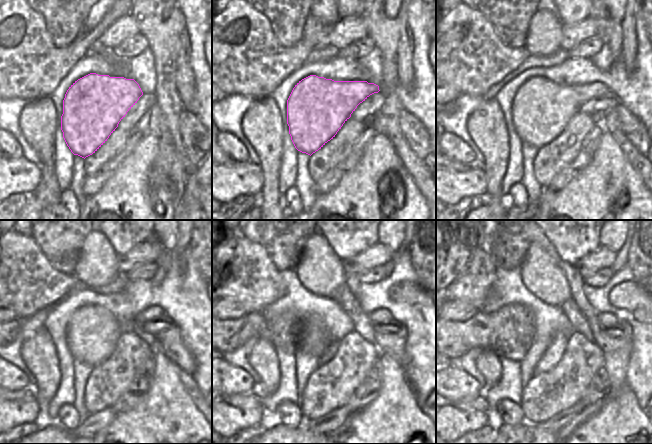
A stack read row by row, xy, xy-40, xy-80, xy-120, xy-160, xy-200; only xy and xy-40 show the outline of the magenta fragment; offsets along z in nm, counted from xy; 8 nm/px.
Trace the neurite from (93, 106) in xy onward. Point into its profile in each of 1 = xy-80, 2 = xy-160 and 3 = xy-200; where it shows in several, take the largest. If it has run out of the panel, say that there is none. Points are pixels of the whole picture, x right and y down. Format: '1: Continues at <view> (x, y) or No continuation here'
1: Continues at xy-80 (541, 109)
2: Continues at xy-160 (313, 339)
3: Continues at xy-200 (606, 319)

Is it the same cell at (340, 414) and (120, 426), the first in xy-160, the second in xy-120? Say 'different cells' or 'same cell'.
different cells

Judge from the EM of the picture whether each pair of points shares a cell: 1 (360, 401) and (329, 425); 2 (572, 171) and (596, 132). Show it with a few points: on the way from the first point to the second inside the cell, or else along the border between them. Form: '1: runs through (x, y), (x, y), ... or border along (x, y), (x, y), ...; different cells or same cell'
1: runs through (352, 406), (337, 417); same cell
2: runs through (581, 161), (591, 142); same cell

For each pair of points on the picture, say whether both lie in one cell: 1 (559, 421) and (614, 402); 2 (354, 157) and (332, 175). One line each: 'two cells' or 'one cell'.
1: two cells
2: one cell

